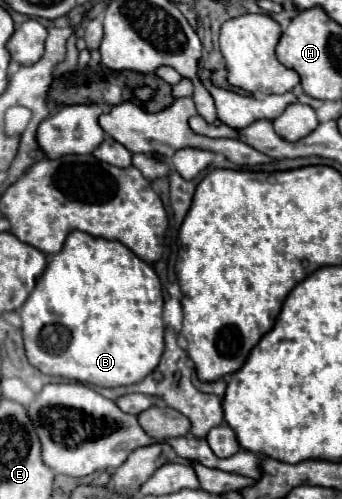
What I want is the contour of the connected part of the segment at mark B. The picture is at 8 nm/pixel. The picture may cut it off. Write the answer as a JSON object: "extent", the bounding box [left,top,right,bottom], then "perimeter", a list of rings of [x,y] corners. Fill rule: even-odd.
{"extent":[18,231,164,387],"perimeter":[[[72,231],[66,237],[66,243],[62,247],[60,253],[52,255],[48,261],[46,271],[42,273],[42,277],[36,281],[34,291],[30,293],[30,297],[26,299],[26,303],[18,309],[20,317],[22,317],[22,337],[24,337],[24,349],[26,349],[26,357],[28,363],[32,367],[36,367],[38,371],[46,373],[46,375],[54,375],[54,377],[64,377],[68,381],[78,381],[78,383],[90,383],[90,385],[98,385],[98,387],[120,387],[120,385],[132,385],[132,383],[140,383],[140,379],[144,379],[144,375],[150,375],[160,363],[160,355],[164,353],[164,321],[162,321],[162,285],[158,275],[154,273],[154,269],[144,263],[142,259],[138,259],[126,245],[122,245],[120,241],[106,241],[102,237],[92,237],[84,231]]]}

